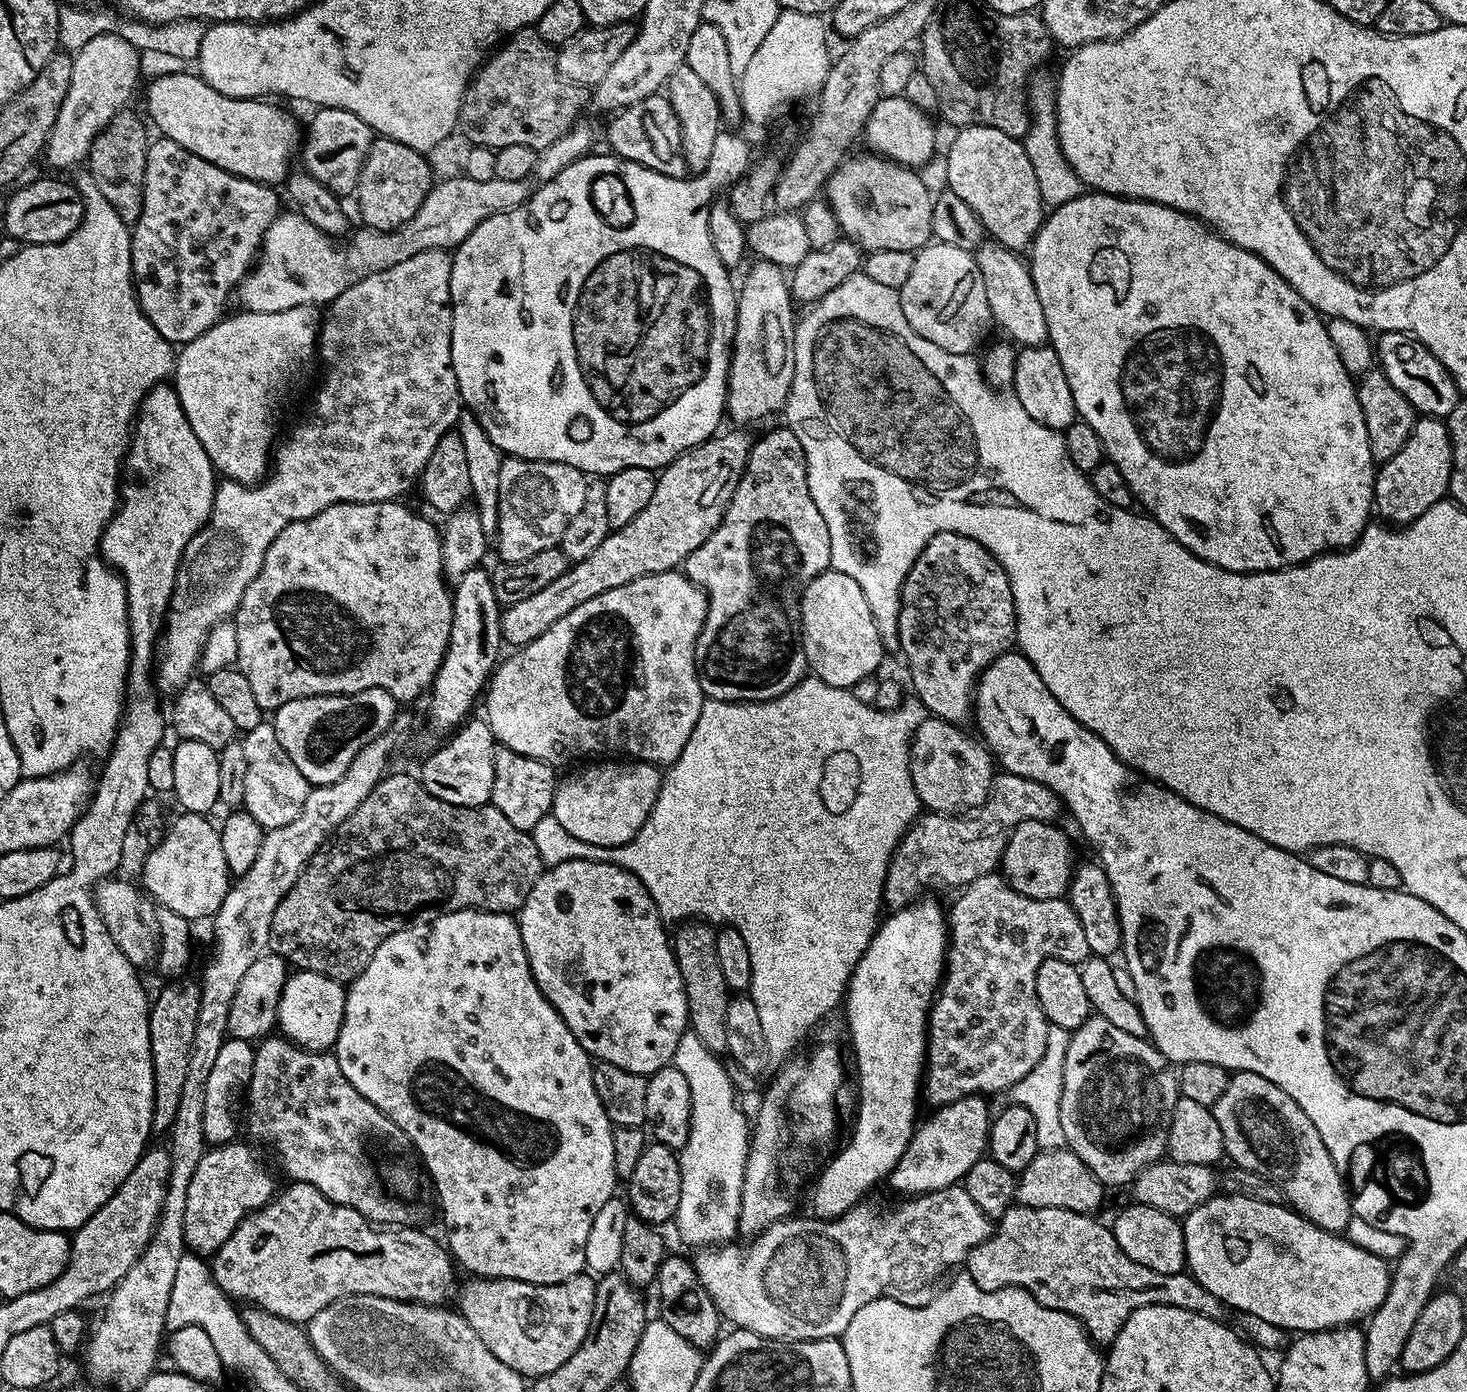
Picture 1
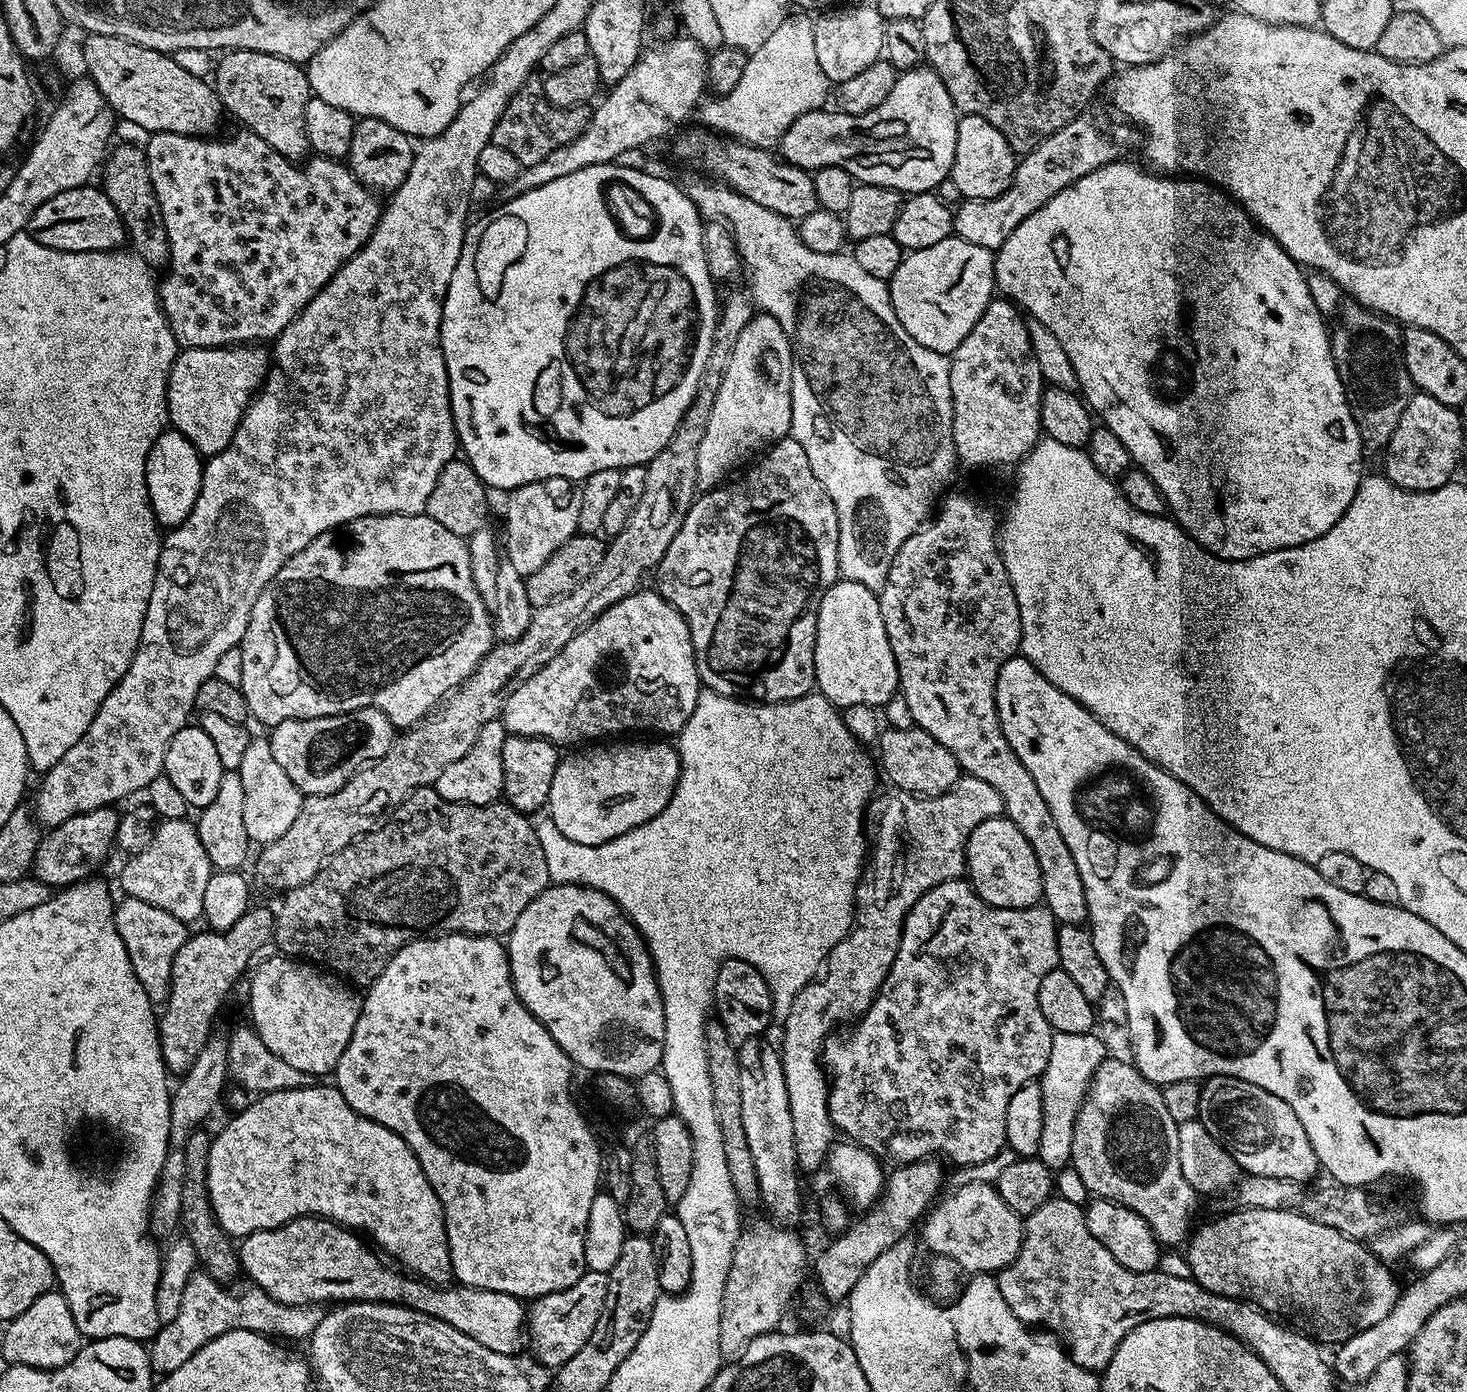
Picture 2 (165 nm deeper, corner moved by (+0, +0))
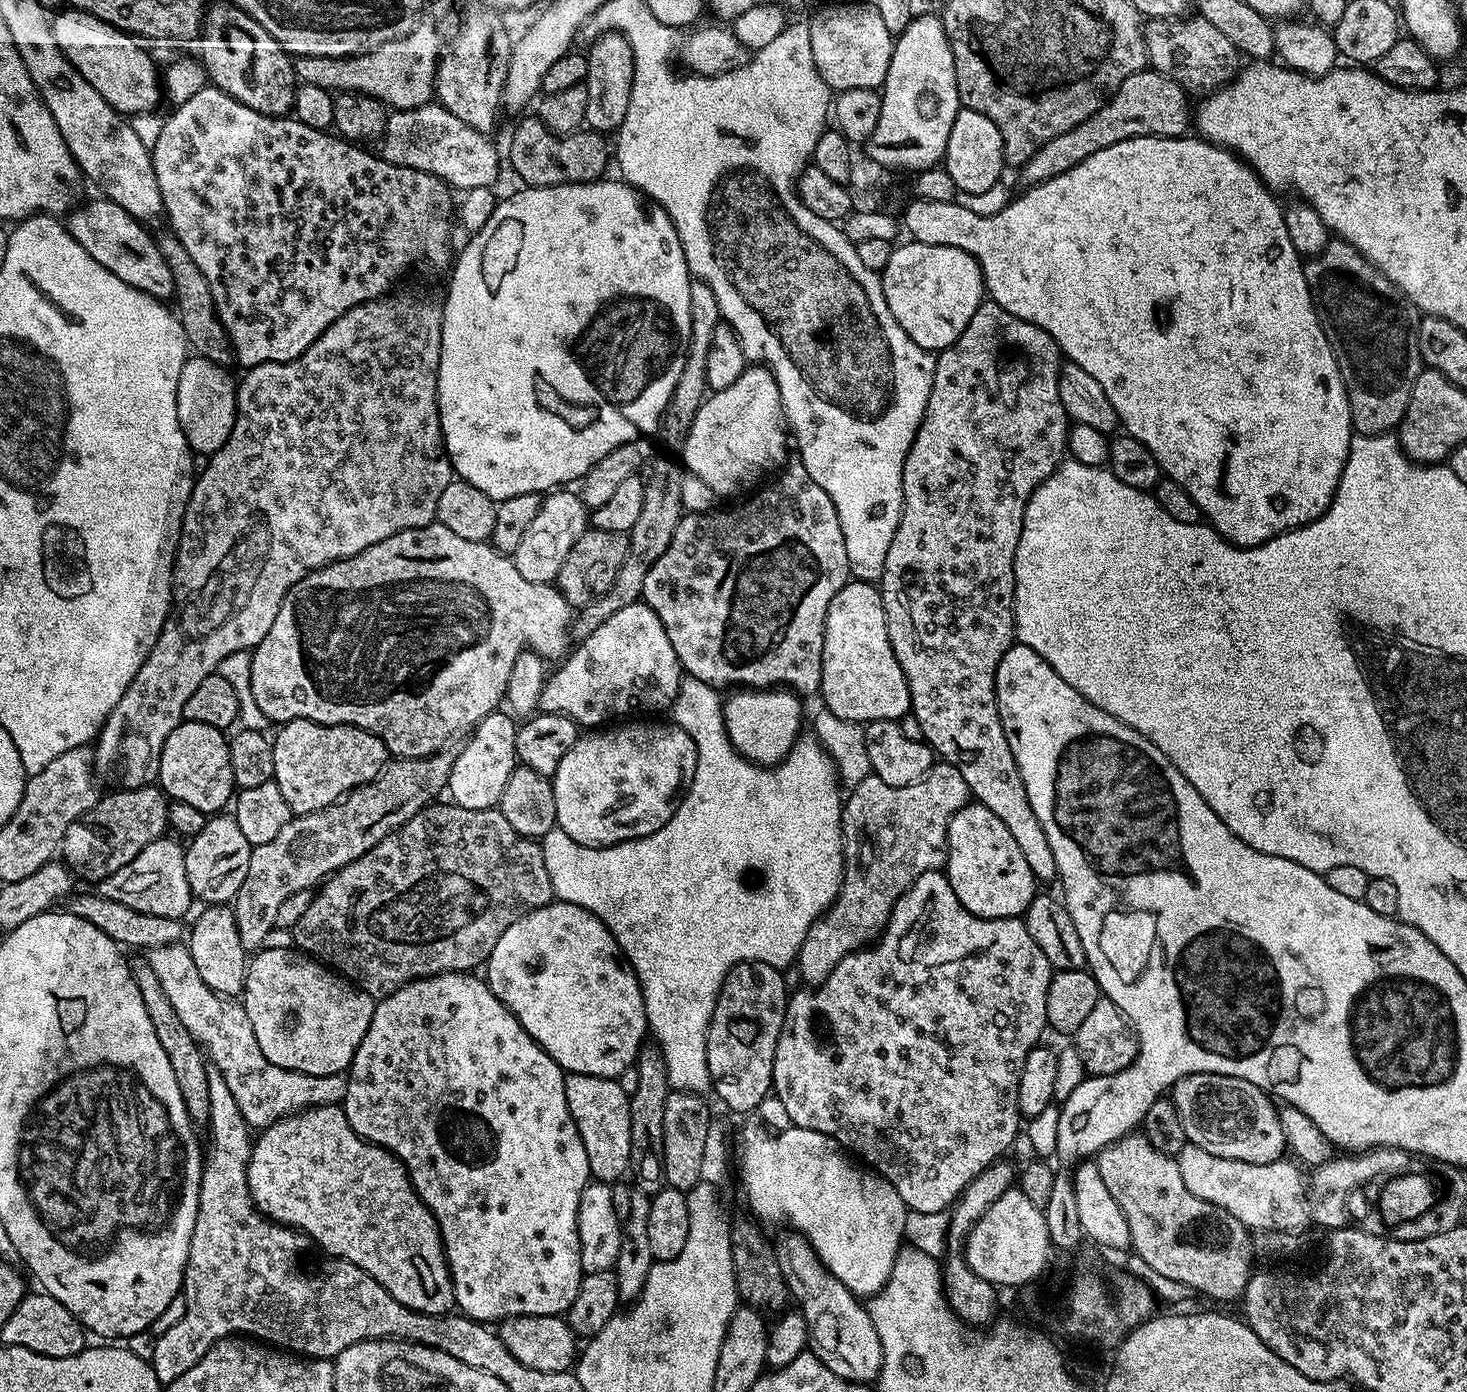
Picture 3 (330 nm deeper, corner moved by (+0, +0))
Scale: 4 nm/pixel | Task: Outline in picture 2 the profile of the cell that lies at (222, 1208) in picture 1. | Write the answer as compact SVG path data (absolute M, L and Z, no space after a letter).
M314 1082L305 1088L291 1088L257 1095L255 1099L239 1109L240 1113L220 1133L212 1136L210 1158L206 1170L206 1186L210 1194L210 1206L222 1230L226 1230L226 1234L230 1237L243 1238L258 1230L277 1228L286 1222L298 1219L299 1216L321 1216L324 1220L333 1220L334 1223L341 1224L343 1228L351 1228L370 1238L371 1243L377 1249L382 1250L385 1257L395 1261L405 1273L415 1274L419 1279L428 1281L429 1284L447 1285L453 1279L453 1274L442 1202L438 1202L438 1194L434 1194L434 1186L430 1186L414 1150L410 1150L410 1146L406 1146L404 1139L394 1134L394 1130L355 1112L350 1102L346 1102L339 1088L331 1083L328 1083L329 1085L324 1083L328 1082Z

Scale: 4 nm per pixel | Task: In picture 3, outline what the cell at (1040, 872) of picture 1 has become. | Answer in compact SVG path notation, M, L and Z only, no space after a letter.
M970 802L954 818L948 827L948 863L946 875L958 902L970 910L970 914L987 920L994 918L1023 917L1033 896L1038 892L1036 876L1026 866L1018 842L1006 830L1006 822L986 806Z

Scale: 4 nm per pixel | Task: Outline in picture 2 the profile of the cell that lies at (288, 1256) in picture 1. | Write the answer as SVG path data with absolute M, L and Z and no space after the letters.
M299 1216L296 1220L286 1222L270 1230L258 1230L239 1241L240 1267L251 1283L264 1291L270 1298L280 1304L319 1304L331 1305L333 1302L355 1302L374 1300L385 1304L402 1304L427 1316L438 1318L454 1330L462 1330L474 1342L494 1350L497 1354L515 1357L516 1352L526 1348L526 1304L519 1296L502 1294L498 1290L482 1290L463 1286L437 1286L429 1284L412 1274L397 1270L363 1235L351 1228L343 1228L333 1220L324 1220L321 1216Z

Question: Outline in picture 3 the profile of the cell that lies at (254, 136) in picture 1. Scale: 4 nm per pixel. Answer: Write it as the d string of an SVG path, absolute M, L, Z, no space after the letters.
M68 6L52 16L54 42L66 54L66 58L110 102L115 112L121 114L148 114L162 100L162 76L156 72L156 64L146 49L140 48L137 37L115 28L113 24L94 18L89 12L79 12Z

